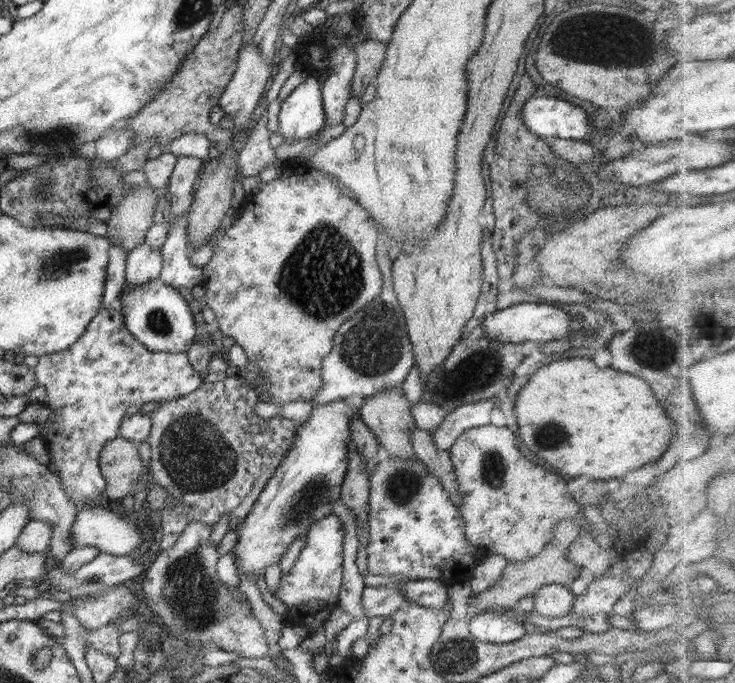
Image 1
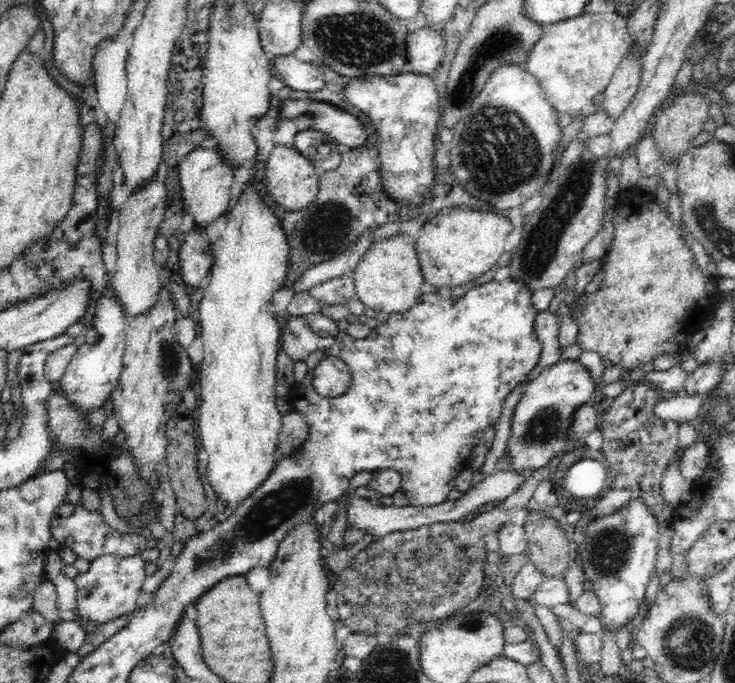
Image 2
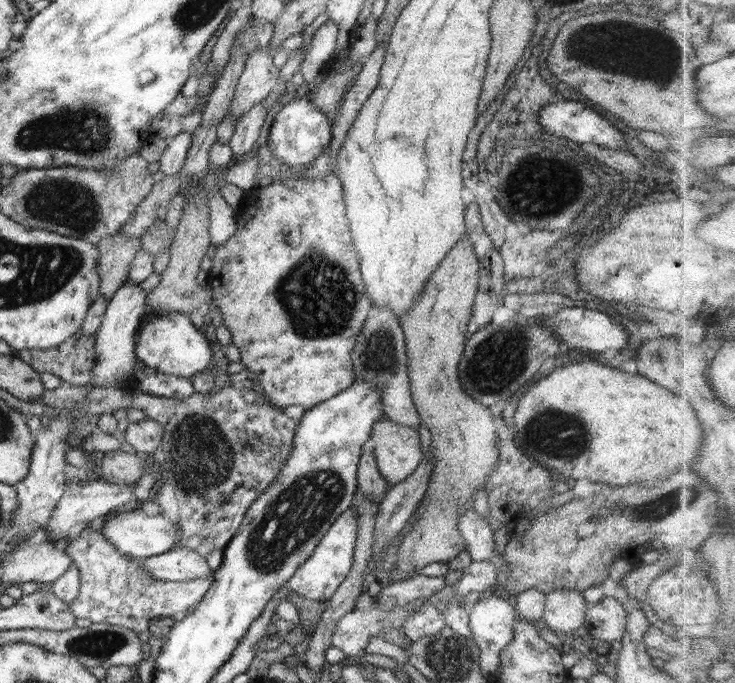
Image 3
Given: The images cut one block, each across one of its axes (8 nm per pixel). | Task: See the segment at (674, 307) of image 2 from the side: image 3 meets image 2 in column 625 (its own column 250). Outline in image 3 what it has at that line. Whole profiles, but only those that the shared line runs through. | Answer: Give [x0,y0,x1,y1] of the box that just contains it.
[204,172,374,410]

